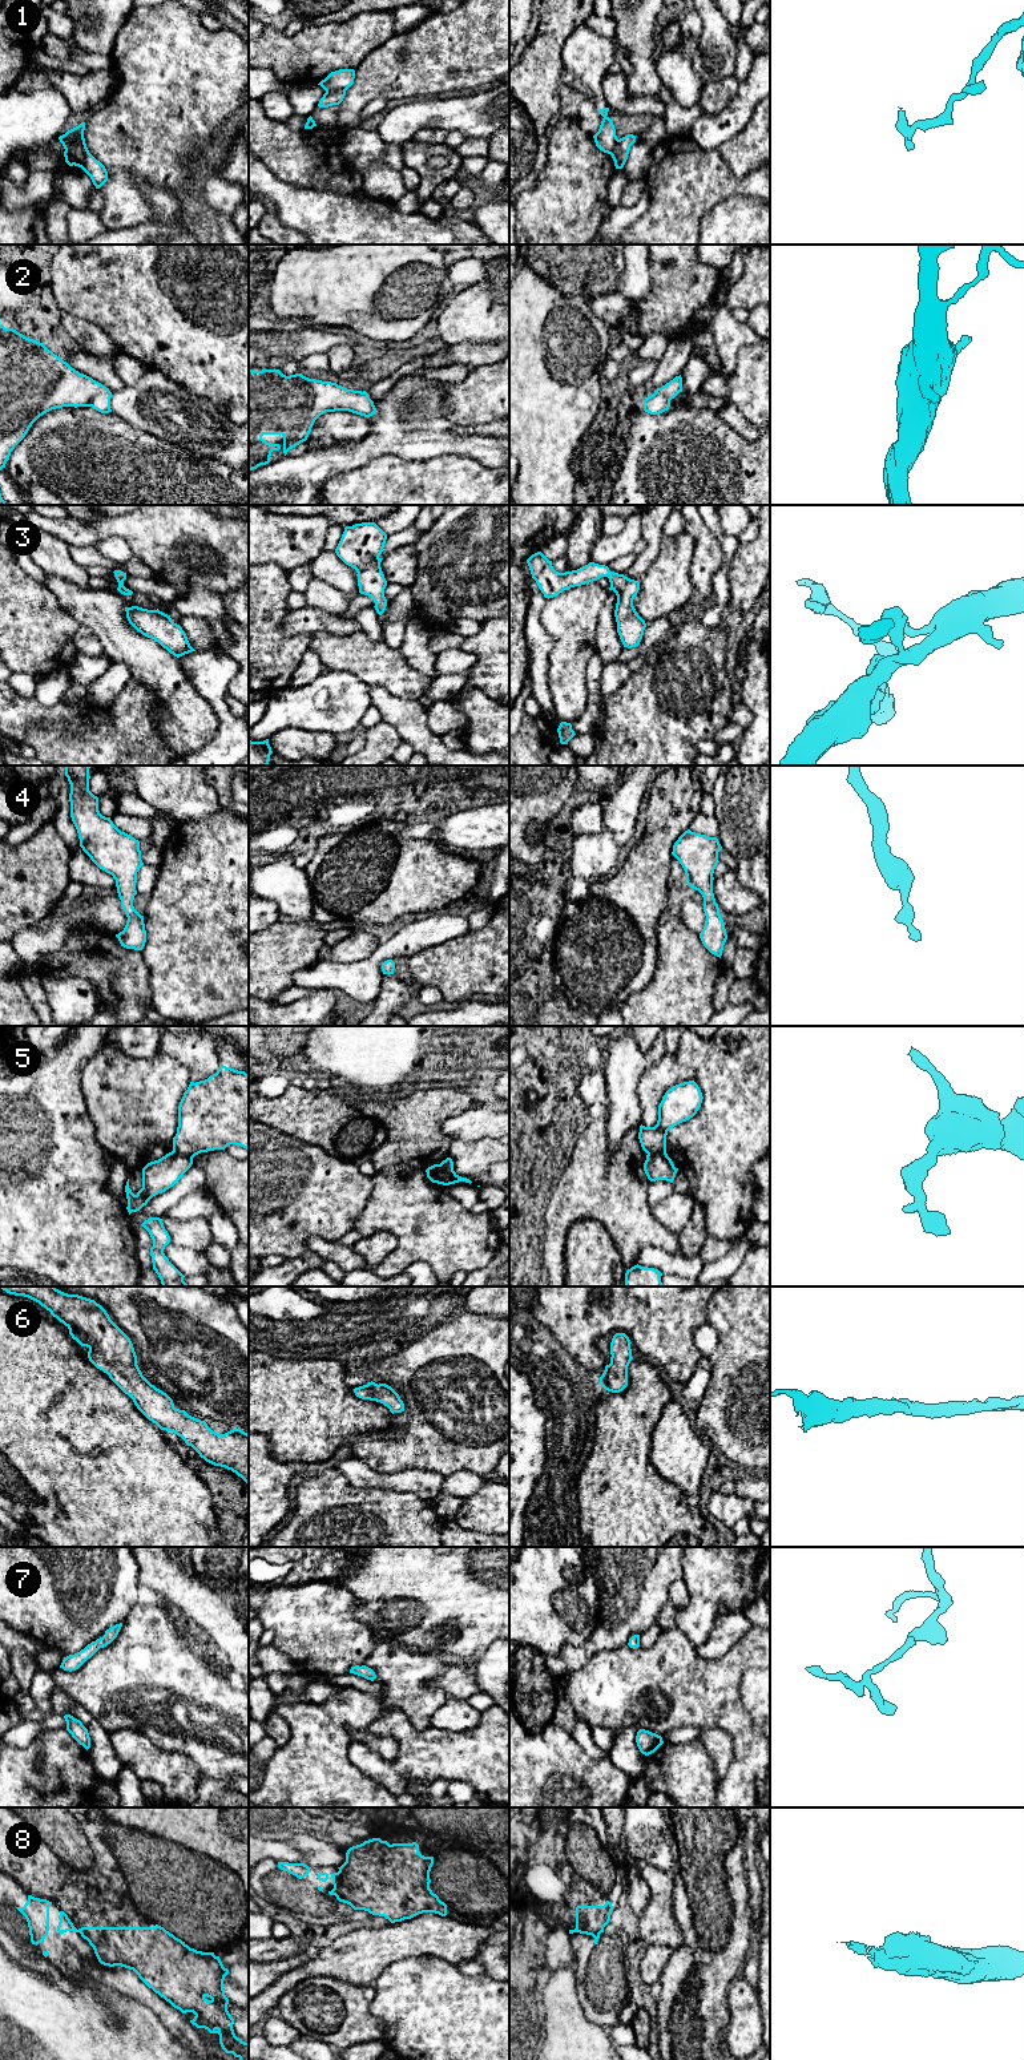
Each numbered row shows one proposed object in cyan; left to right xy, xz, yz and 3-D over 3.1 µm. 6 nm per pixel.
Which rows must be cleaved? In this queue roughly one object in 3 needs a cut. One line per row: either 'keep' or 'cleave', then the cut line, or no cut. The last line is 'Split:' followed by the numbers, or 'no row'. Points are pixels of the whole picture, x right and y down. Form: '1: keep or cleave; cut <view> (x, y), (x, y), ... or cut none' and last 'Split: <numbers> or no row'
1: cleave; cut xy (67, 148), (81, 148), (81, 168)
2: keep; cut none
3: keep; cut none
4: keep; cut none
5: cleave; cut xy (173, 1150), (192, 1158)
6: keep; cut none
7: keep; cut none
8: cleave; cut xz (339, 1871), (339, 1879), (334, 1887)
Split: 1, 5, 8

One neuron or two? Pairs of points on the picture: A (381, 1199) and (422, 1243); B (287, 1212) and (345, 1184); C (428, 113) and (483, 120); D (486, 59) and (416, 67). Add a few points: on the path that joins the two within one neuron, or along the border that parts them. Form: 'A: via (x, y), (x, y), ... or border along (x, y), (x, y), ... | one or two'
A: via (391, 1210), (411, 1230), (411, 1234) | one
B: via (302, 1198), (306, 1194), (330, 1192) | one
C: via (442, 114), (470, 114) | one
D: via (468, 59), (434, 59) | one

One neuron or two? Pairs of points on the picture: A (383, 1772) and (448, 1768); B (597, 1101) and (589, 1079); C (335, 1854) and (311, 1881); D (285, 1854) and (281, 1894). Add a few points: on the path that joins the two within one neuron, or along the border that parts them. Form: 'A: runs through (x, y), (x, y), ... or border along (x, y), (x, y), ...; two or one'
A: runs through (399, 1772), (406, 1768), (432, 1768); one
B: runs through (593, 1095), (592, 1085); one
C: border along (303, 1862), (309, 1866), (337, 1867); two
D: border along (278, 1861), (302, 1863); two

